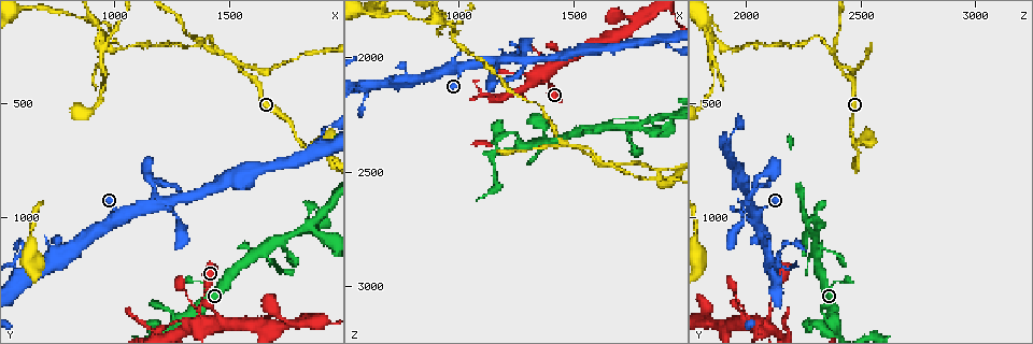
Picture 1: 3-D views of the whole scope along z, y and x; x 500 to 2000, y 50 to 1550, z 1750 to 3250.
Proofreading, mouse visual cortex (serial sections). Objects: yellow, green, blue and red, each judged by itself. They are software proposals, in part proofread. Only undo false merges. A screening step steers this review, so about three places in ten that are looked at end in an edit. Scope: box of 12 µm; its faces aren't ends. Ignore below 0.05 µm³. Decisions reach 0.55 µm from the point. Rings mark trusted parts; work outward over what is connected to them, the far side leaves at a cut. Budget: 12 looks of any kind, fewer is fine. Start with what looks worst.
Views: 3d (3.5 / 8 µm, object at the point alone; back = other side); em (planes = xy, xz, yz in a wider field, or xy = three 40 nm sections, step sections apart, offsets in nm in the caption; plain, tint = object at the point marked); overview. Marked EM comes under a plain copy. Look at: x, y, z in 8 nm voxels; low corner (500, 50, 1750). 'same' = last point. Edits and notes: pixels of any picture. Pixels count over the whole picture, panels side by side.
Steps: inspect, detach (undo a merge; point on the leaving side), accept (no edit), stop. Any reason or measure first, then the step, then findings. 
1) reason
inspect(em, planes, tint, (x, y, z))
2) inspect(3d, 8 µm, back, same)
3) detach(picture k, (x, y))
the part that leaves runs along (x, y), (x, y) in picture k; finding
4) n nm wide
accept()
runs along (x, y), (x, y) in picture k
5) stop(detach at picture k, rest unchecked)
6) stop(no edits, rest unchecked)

arms part here
inspect(3d, 8 µm, (1470, 270, 2380))

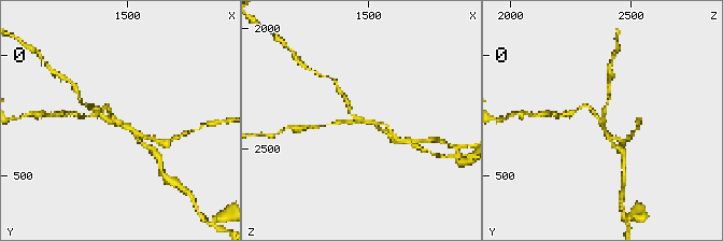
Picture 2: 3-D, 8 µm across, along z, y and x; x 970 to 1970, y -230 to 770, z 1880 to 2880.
inspect(3d, 3.5 µm, (1470, 280, 2370))

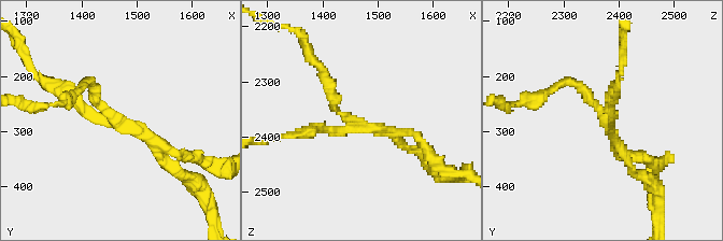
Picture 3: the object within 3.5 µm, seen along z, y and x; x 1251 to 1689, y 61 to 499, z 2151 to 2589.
inspect(em, xy, step 3, tint, (1460, 280, 2375))

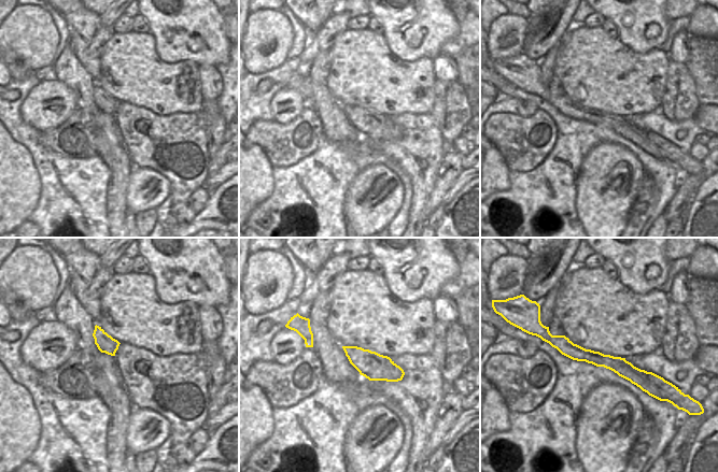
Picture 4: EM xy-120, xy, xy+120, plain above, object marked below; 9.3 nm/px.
detach(picture 3, (582, 88))
two cells meet here

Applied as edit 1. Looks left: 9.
looks like a crossing
inspect(3d, 3.5 µm, (1780, 1070, 2310))

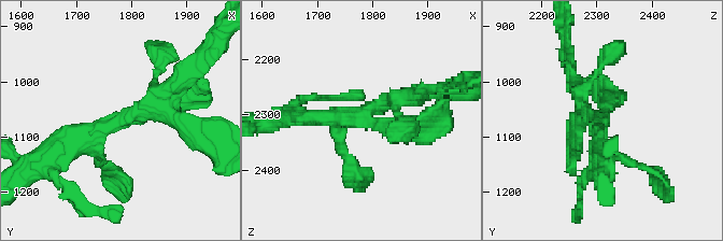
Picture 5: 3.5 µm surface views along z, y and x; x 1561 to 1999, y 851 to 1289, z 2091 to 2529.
need the tissue
inspect(em, xy, step 3, tint, (1780, 1065, 2300))

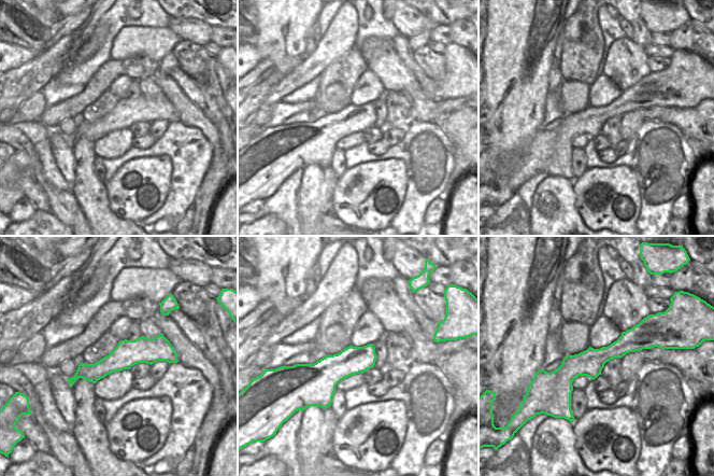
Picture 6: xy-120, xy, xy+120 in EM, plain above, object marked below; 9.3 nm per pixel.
arms of 200, 250, 250, 300 nm
accept()
runs along (58, 155), (176, 85) in picture 5; continuous, no second cell

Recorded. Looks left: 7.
narrows sharply
inspect(3d, 8 µm, (1280, 1000, 1990))

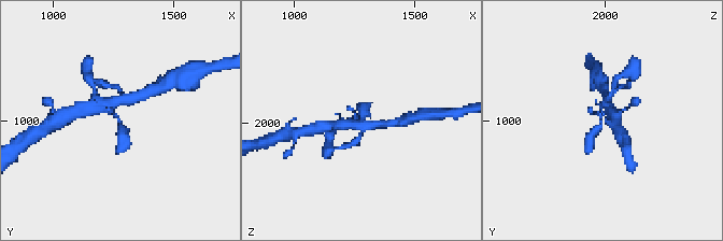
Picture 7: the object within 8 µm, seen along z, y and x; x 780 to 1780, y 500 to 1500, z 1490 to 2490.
inspect(3d, 3.5 µm, (1260, 1000, 1980))

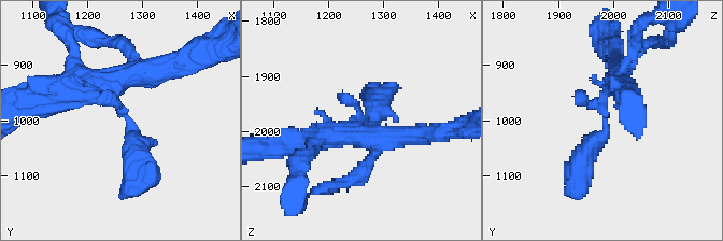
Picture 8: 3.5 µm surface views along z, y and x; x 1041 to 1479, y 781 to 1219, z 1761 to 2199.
inspect(em, xy, step 1, tint, (1270, 1000, 1985))

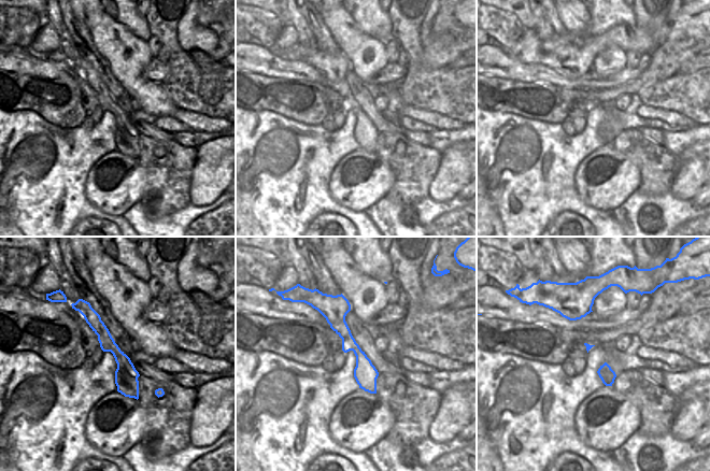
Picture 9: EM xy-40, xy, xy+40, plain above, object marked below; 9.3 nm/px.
accept()
all the same cell

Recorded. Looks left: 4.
abrupt turn
inspect(3d, 3.5 µm, (1370, 1450, 2330))

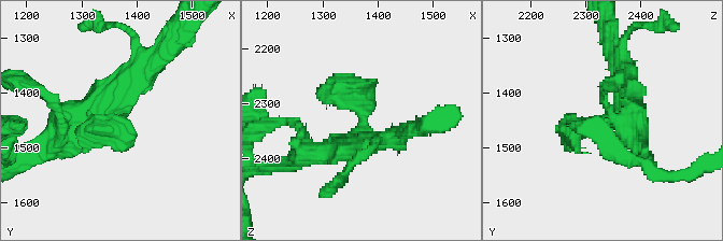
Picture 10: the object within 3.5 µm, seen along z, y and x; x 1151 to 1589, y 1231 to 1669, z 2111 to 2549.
shape alone is not enough
inspect(em, xy, step 2, tint, same)

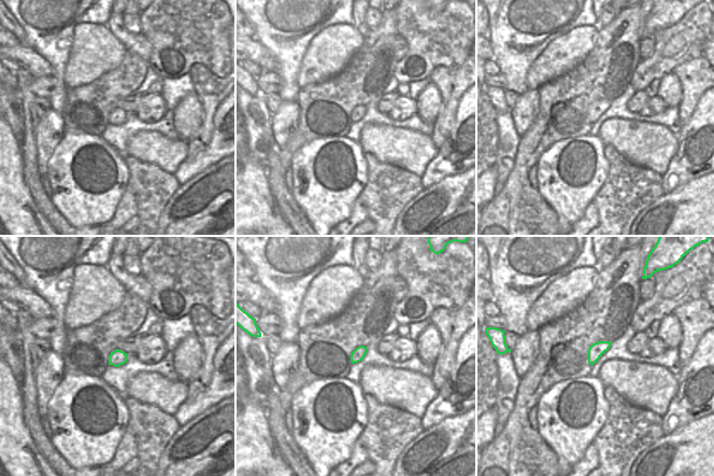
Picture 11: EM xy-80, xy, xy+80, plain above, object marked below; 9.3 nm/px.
accept()
runs along (138, 74), (79, 140) in picture 10; one cell here

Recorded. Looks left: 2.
abrupt turn
inspect(3d, 3.5 µm, (1380, 1440, 2030))

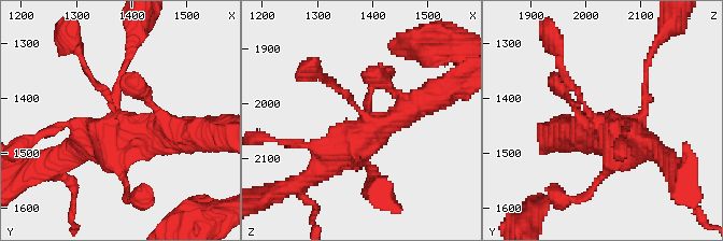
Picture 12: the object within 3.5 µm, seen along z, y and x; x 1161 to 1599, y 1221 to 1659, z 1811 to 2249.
shape alone is not enough
inspect(em, xy, step 2, tint, (1385, 1440, 2020))

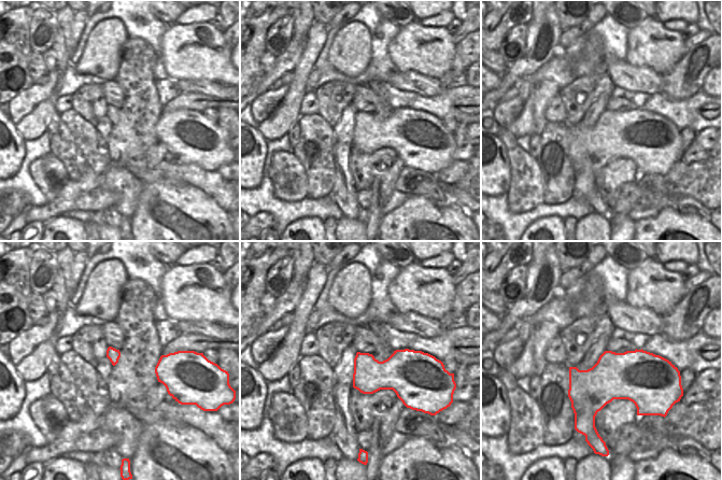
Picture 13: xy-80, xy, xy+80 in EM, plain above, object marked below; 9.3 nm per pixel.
accept()
runs along (357, 160), (377, 127), (327, 80) in picture 12; one cell here

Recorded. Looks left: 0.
stop(detach at picture 3, rest unchecked)

